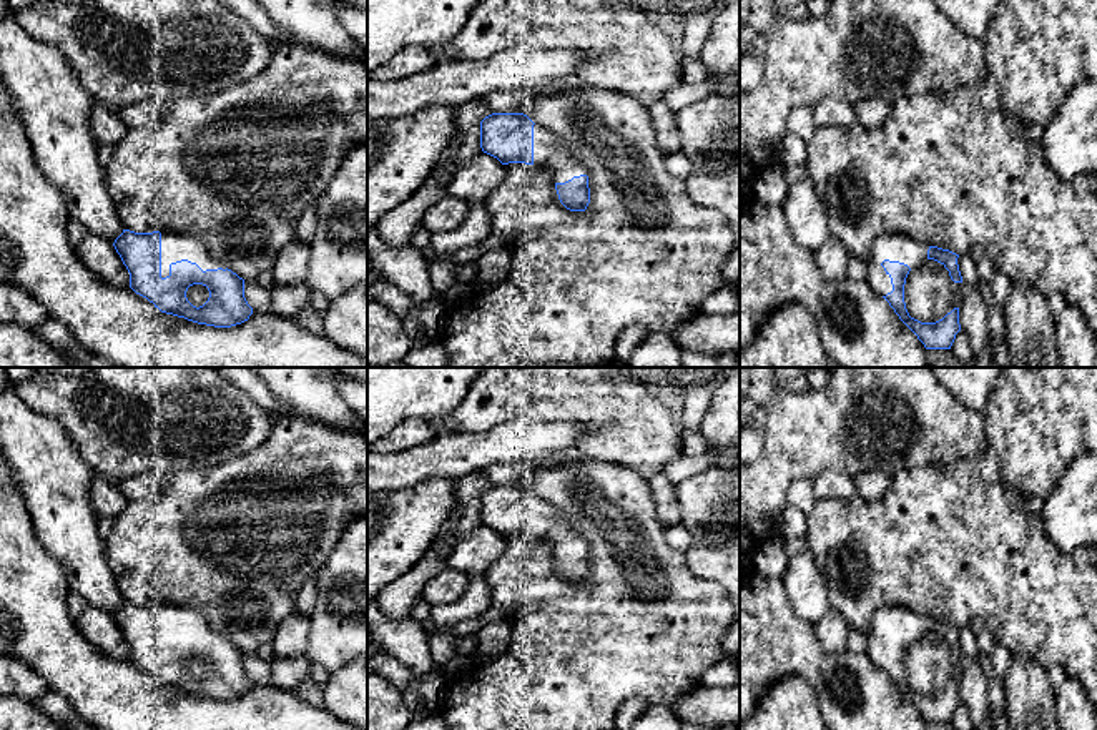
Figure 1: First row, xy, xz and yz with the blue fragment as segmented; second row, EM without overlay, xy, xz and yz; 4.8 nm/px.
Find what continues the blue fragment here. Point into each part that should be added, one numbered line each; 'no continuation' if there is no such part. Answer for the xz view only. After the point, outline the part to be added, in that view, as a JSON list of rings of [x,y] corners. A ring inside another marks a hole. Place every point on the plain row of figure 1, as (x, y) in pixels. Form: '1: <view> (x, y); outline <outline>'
1: xz (549, 524); outline [[[534,497],[534,539],[547,542],[553,555],[565,555],[580,547],[588,549],[572,522],[555,506],[539,497]]]

